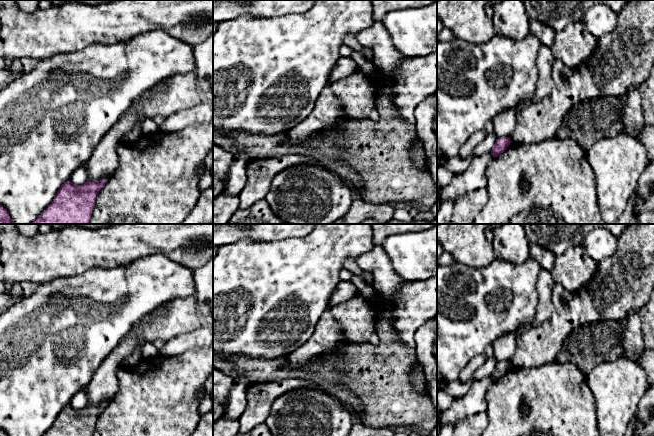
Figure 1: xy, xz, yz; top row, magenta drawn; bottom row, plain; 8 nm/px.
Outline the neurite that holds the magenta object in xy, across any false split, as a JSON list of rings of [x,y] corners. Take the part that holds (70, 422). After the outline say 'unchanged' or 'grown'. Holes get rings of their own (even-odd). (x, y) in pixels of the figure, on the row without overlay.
[[[105,403],[81,409],[66,405],[43,436],[92,436],[97,420],[105,408]]]; unchanged

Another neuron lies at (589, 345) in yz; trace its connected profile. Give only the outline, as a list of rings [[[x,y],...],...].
[[[599,320],[577,327],[565,338],[556,360],[574,364],[587,375],[597,365],[623,356],[623,331],[616,320]]]

